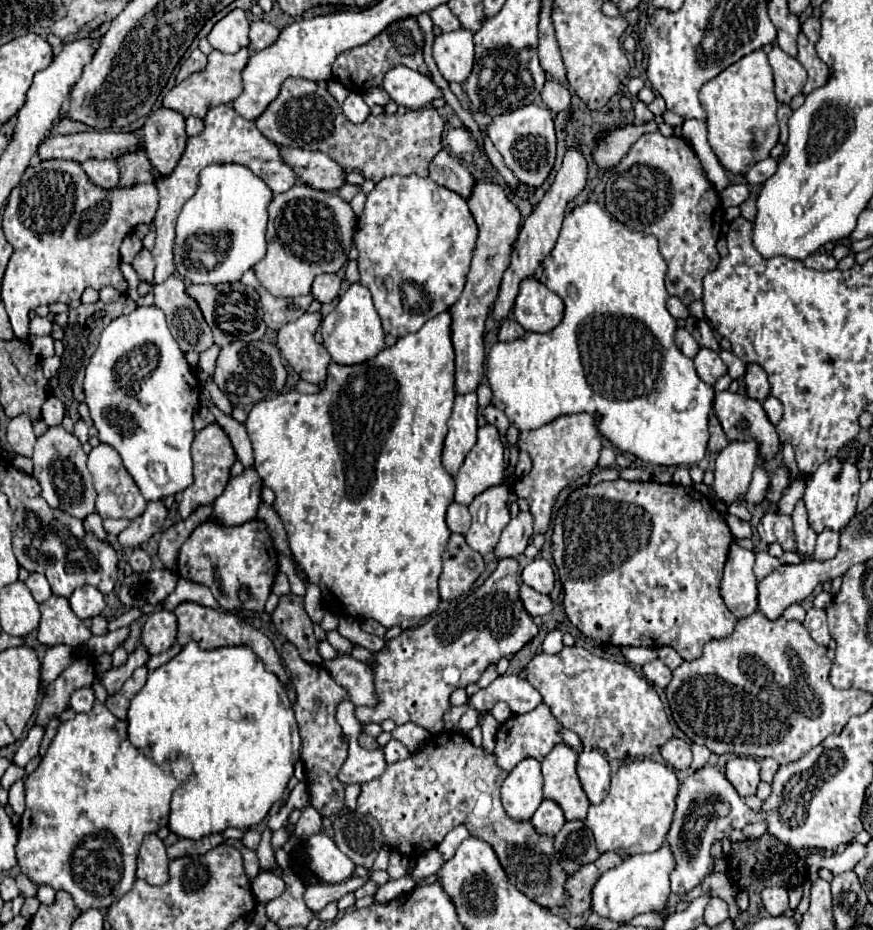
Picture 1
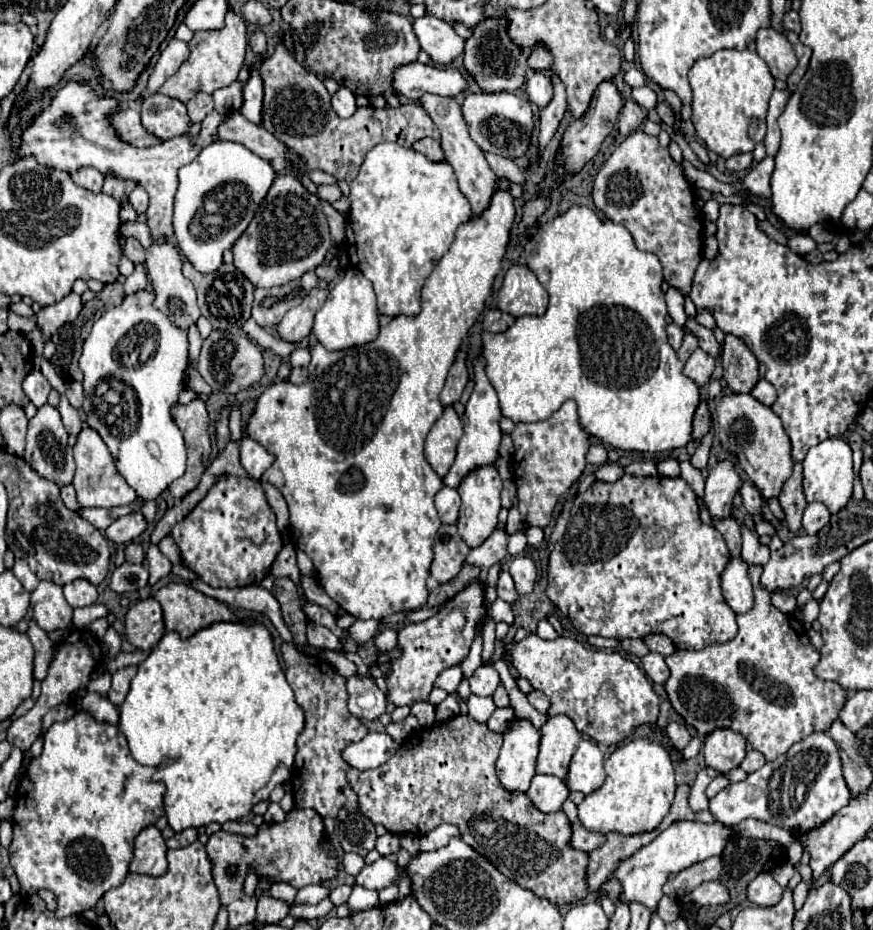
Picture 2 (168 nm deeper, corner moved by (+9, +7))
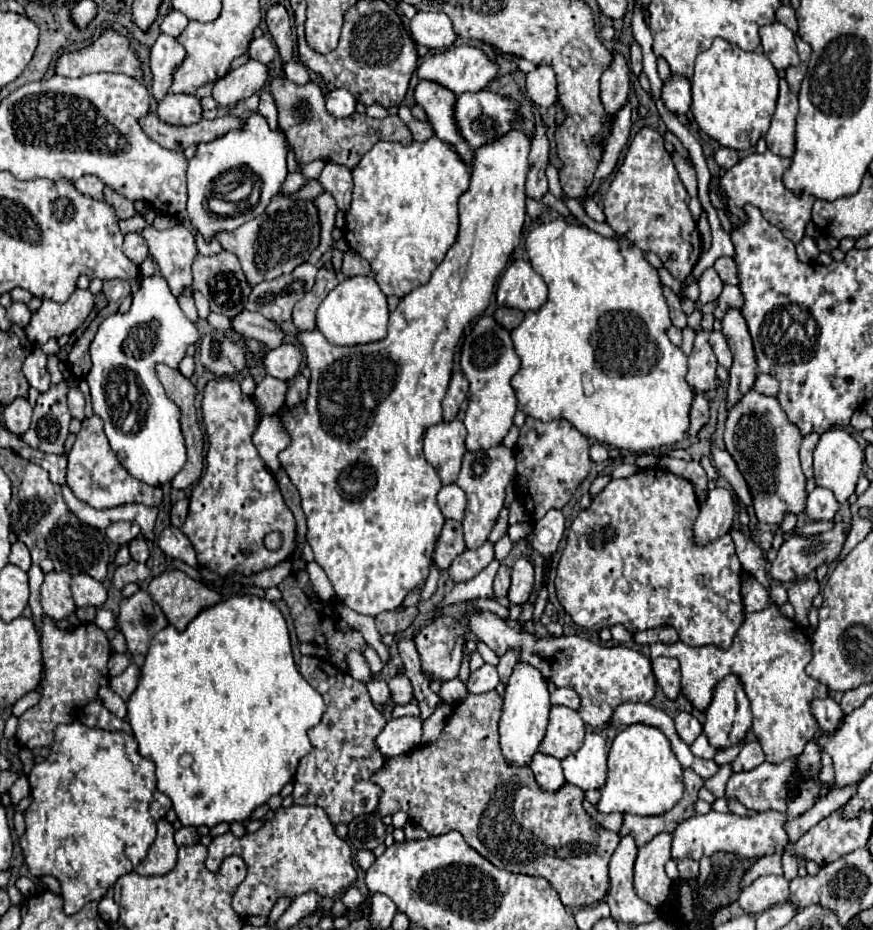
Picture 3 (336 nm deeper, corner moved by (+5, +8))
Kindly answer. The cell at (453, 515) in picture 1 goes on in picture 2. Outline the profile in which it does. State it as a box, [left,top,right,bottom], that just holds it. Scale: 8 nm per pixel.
[435,487,461,523]

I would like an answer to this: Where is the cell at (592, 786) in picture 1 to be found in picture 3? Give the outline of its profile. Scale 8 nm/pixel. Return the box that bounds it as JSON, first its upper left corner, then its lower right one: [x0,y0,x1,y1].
[561,730,607,790]

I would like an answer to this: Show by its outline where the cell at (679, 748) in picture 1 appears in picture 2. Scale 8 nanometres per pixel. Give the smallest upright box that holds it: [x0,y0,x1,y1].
[665,723,691,751]

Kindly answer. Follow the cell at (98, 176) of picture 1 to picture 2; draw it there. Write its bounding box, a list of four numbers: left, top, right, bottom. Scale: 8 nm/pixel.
[73,167,103,193]

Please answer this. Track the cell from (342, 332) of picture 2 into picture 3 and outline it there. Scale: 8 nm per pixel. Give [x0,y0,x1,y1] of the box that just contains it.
[317,276,389,346]

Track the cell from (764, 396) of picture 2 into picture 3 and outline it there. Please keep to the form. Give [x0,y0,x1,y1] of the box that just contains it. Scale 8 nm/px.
[753,374,779,396]

